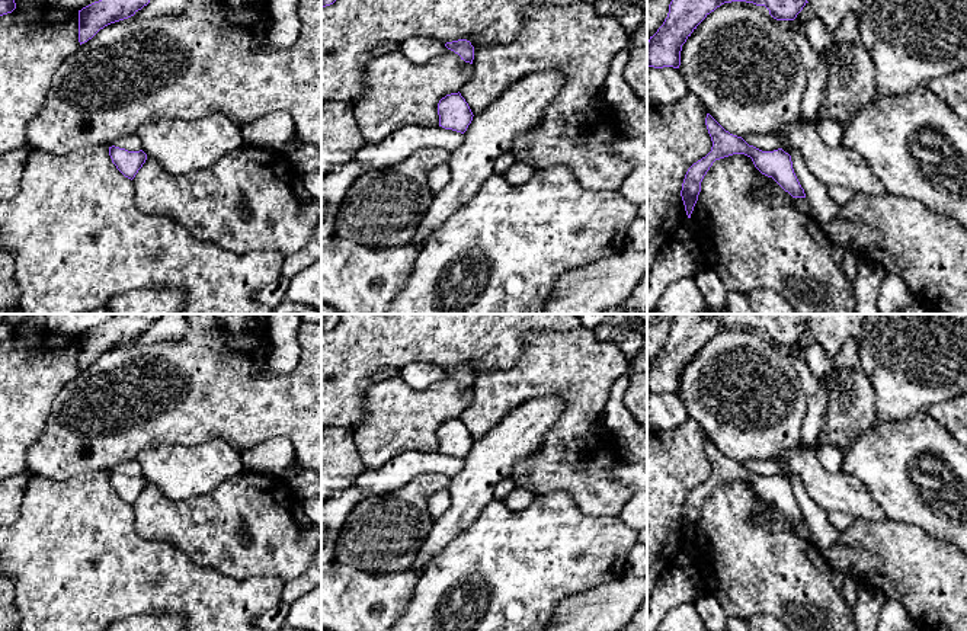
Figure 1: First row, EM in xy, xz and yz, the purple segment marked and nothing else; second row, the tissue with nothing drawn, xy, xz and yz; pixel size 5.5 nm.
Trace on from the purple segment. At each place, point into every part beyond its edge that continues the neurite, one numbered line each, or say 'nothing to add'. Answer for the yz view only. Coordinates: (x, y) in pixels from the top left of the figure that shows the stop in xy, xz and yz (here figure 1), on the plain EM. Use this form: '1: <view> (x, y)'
nothing to add

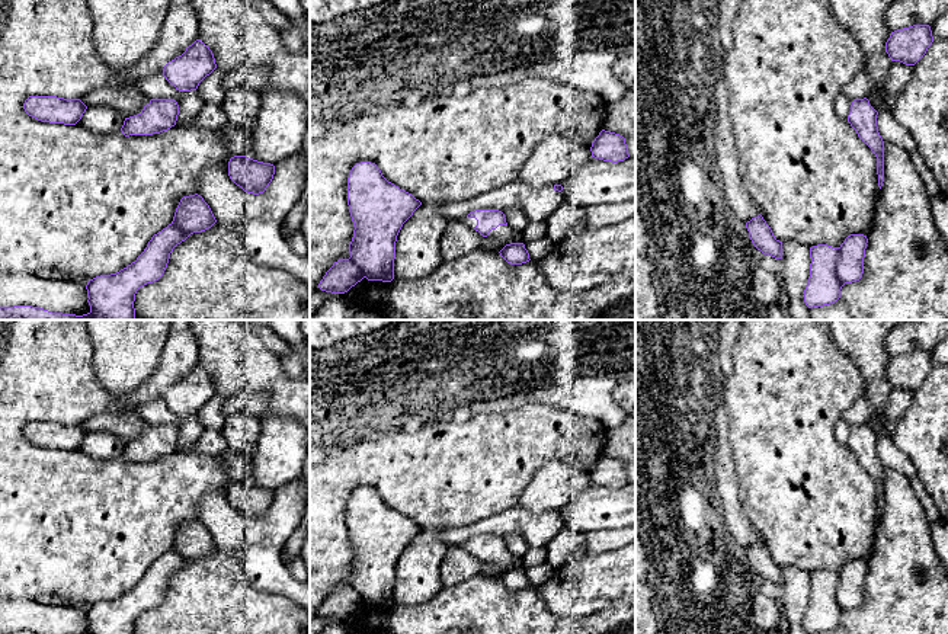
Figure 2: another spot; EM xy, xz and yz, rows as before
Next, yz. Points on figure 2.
1: yz (842, 431)

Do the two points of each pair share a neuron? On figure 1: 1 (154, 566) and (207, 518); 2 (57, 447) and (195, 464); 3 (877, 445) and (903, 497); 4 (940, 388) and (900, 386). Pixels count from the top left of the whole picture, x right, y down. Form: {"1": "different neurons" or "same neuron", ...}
{"1": "same neuron", "2": "different neurons", "3": "same neuron", "4": "same neuron"}

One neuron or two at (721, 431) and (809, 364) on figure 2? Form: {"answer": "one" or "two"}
{"answer": "two"}

